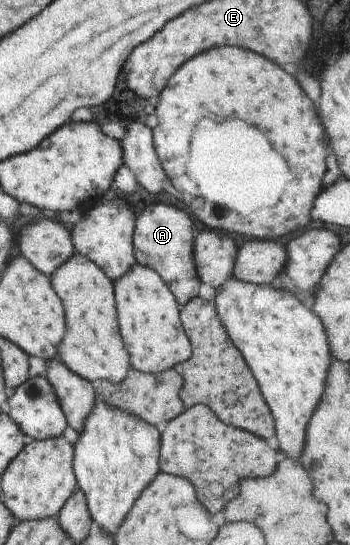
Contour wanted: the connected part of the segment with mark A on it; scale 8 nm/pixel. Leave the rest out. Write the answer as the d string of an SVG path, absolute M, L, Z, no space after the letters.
M163 202L145 207L137 217L133 231L133 251L137 264L154 269L169 287L180 307L199 293L201 279L194 263L194 237L196 231L187 213Z

